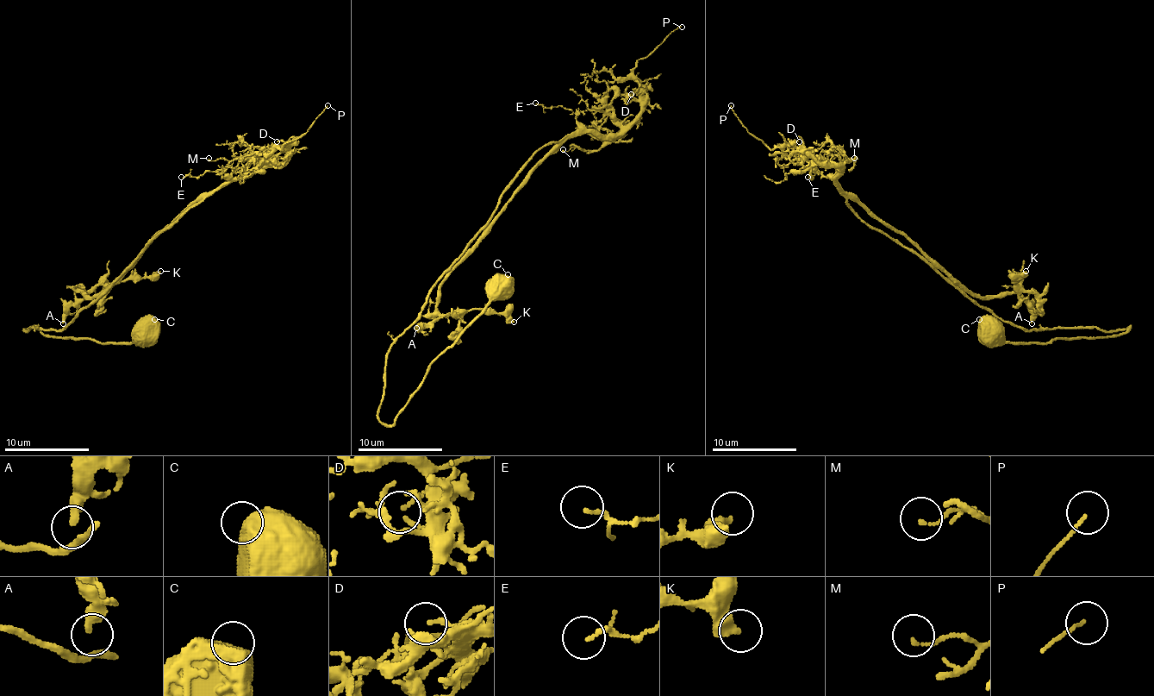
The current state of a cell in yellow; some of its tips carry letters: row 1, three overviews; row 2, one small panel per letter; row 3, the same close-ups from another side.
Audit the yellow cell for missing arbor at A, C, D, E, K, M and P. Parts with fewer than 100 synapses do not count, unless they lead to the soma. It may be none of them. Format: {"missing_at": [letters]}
{"missing_at": []}

